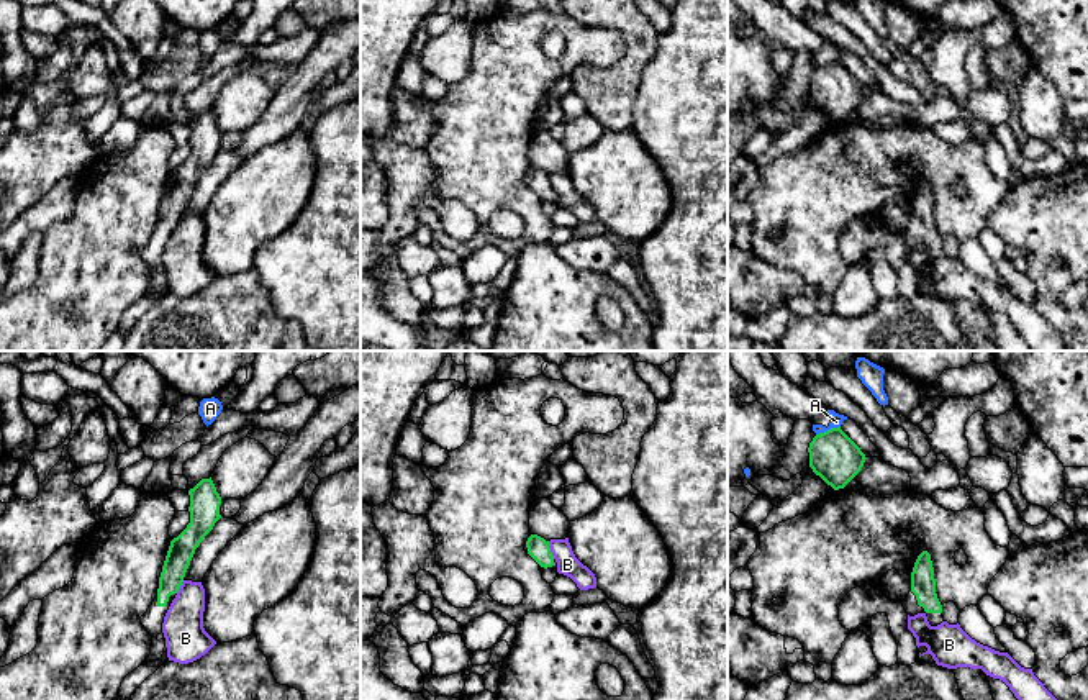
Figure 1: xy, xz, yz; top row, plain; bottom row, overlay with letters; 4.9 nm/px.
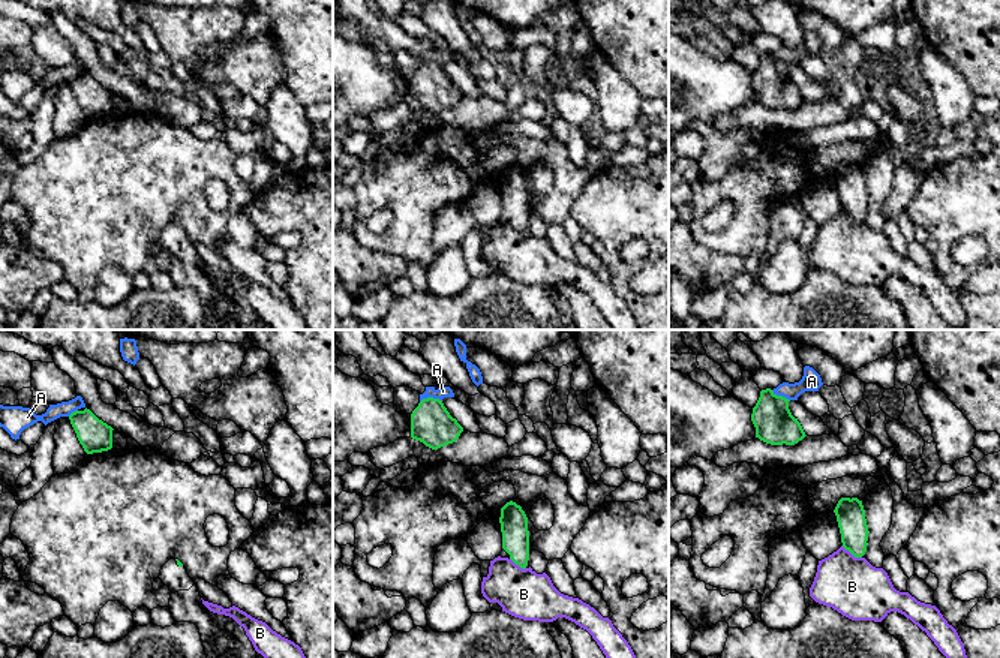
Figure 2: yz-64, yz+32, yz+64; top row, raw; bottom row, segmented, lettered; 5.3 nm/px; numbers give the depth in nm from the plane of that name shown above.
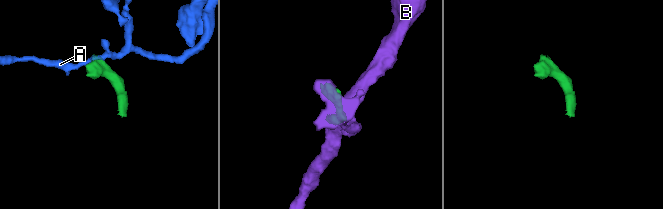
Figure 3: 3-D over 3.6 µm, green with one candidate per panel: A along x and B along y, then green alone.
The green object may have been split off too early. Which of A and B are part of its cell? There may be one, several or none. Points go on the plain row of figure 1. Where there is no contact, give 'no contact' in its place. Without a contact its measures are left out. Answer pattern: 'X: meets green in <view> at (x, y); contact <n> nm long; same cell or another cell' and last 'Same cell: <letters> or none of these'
A: meets green in yz at (828, 63); contact 130 nm long; another cell
B: meets green in xz at (549, 182); contact 90 nm long; another cell
Same cell: none of these

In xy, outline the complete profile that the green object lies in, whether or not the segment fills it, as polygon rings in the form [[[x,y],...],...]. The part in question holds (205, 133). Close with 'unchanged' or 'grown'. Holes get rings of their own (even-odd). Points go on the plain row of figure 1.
[[[211,110],[202,111],[193,121],[188,123],[188,128],[190,156],[177,170],[170,174],[159,210],[157,228],[147,244],[141,249],[141,257],[152,269],[147,295],[157,293],[164,285],[167,285],[165,270],[162,266],[164,249],[184,215],[195,182],[221,151],[221,130],[216,125]]]; grown

